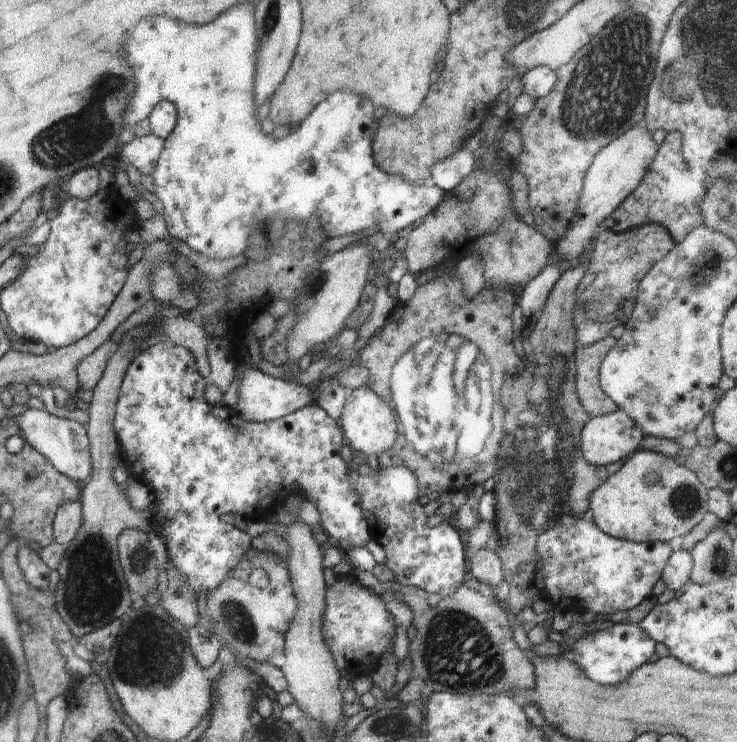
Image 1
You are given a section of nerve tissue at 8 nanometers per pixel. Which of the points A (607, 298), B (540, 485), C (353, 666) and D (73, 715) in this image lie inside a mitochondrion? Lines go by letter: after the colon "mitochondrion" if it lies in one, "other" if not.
A: mitochondrion
B: mitochondrion
C: other
D: other

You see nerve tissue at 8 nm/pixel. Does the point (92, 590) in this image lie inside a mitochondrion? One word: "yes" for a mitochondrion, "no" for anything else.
yes

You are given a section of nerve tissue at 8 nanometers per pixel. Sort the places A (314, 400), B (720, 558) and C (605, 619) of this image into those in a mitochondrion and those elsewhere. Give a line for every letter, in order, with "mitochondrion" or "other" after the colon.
A: other
B: mitochondrion
C: other

